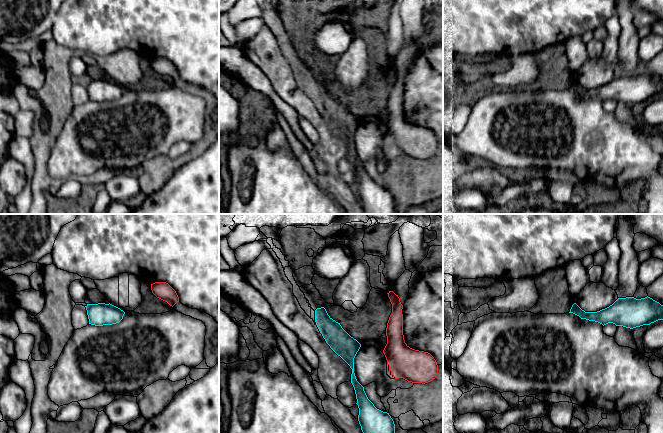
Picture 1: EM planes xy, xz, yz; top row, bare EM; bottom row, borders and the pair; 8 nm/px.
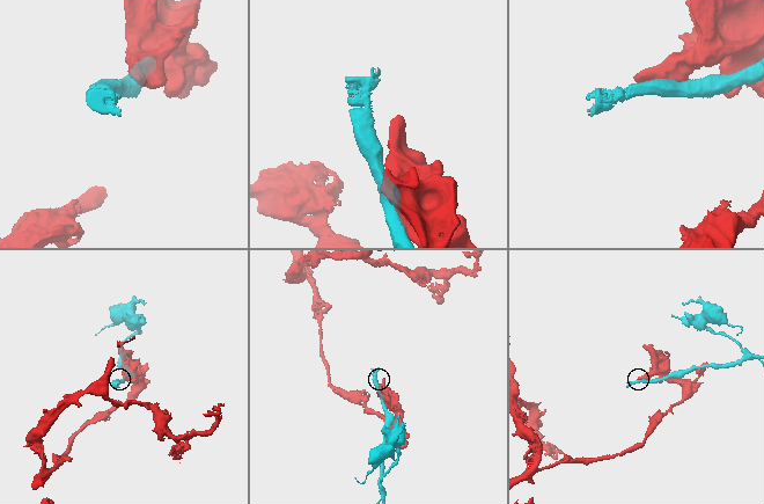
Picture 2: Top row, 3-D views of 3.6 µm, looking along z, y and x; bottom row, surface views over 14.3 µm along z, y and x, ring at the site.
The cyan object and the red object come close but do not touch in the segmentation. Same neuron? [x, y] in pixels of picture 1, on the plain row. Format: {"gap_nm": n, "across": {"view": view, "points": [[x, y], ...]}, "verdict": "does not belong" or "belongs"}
{"gap_nm": 190, "across": {"view": "xz", "points": [[360, 122], [383, 126]]}, "verdict": "does not belong"}

